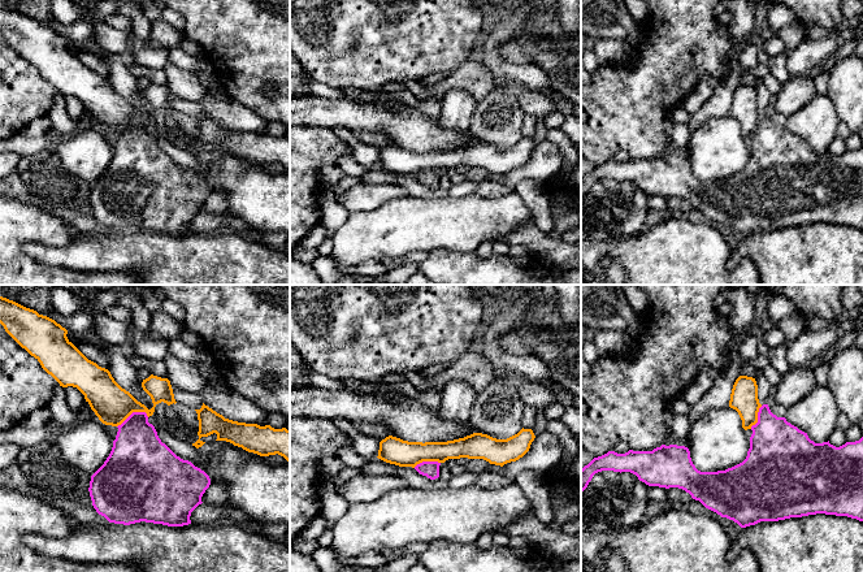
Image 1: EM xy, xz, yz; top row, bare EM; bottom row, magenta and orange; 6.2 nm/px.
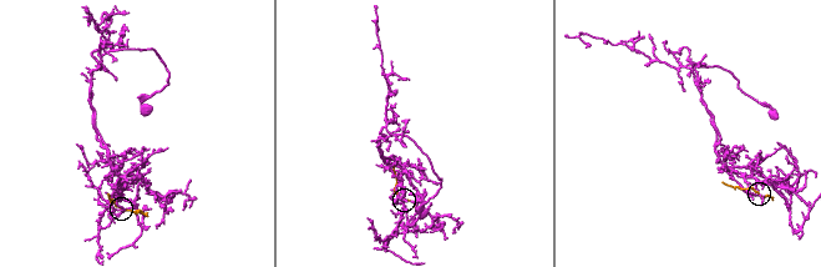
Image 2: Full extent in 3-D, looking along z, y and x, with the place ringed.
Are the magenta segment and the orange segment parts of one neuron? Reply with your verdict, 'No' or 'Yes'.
No

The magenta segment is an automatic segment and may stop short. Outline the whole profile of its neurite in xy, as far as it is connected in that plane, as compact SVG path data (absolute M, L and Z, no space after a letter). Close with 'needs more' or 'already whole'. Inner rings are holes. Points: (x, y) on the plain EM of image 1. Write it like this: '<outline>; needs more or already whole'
M133 121L117 136L109 165L90 190L96 221L109 231L123 234L140 230L168 235L191 233L191 221L203 212L201 205L211 194L209 185L161 151L146 121Z; already whole

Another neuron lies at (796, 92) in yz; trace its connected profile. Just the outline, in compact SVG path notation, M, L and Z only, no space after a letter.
M814 74L790 77L773 99L771 110L789 117L806 107L816 94Z

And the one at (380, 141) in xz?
M359 131L355 134L359 140L376 147L380 151L390 144L389 138L381 133Z

